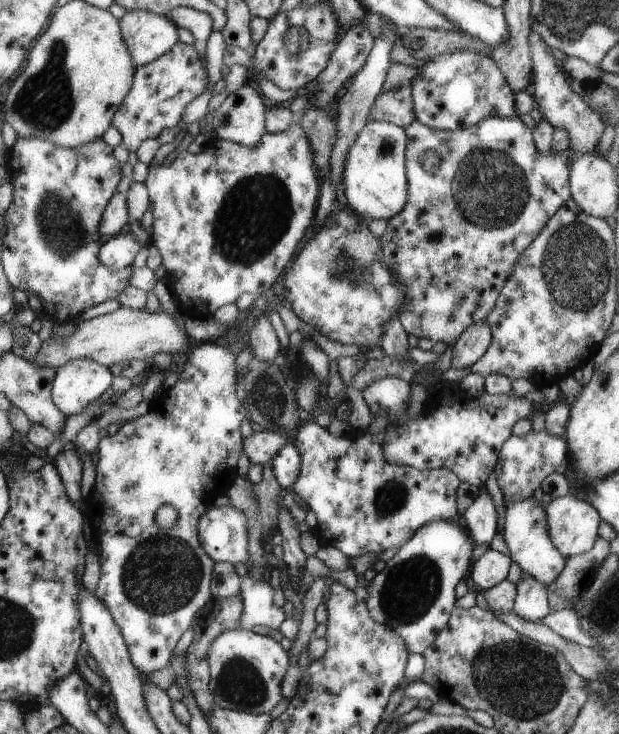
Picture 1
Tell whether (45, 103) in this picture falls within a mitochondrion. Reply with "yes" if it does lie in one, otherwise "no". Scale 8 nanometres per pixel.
yes

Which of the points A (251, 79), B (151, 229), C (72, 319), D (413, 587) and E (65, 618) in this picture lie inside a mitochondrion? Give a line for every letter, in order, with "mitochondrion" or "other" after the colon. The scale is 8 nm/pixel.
A: other
B: other
C: other
D: mitochondrion
E: other

